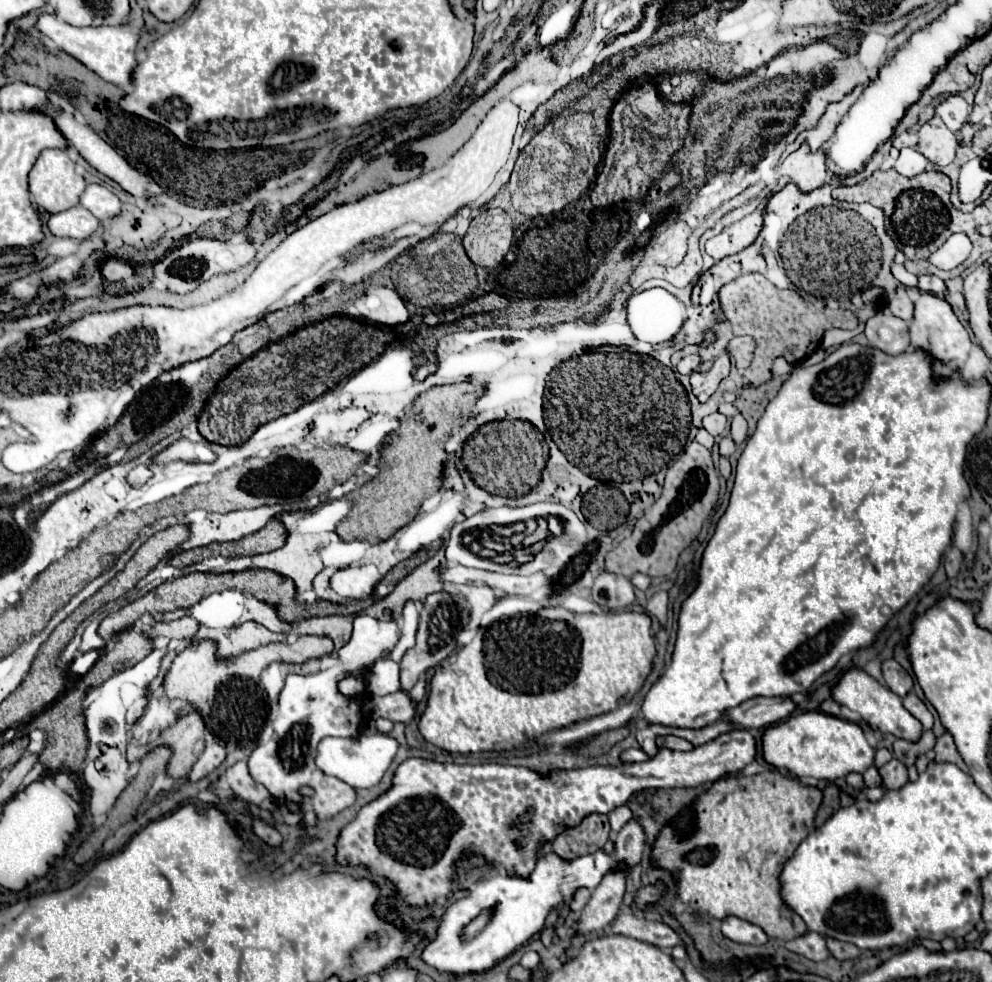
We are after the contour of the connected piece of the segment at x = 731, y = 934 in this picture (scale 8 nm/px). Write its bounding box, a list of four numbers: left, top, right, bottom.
[722,916,768,946]

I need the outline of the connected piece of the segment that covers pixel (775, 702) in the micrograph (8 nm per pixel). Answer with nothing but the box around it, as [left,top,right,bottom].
[724,698,794,730]

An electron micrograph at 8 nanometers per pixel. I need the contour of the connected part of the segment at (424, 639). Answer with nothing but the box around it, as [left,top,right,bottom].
[400,592,470,690]

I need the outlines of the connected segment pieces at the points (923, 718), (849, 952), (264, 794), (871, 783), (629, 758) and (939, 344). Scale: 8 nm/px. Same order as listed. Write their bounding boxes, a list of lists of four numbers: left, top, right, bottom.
[[902,692,932,730],[826,940,860,960],[226,762,270,804],[863,765,882,787],[620,748,648,764],[888,286,972,378]]

